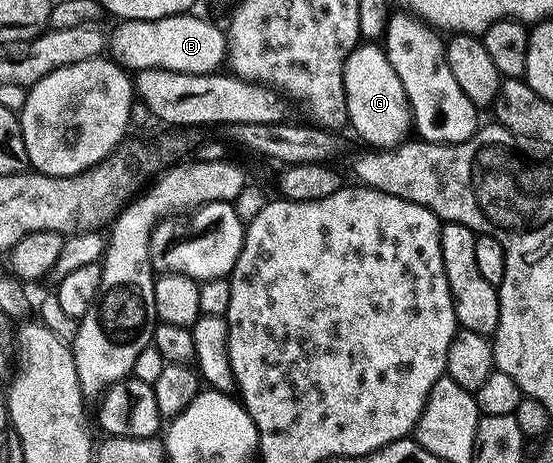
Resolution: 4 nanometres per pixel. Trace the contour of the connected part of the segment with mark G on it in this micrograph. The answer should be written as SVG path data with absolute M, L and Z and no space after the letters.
M357 44L348 51L344 62L344 91L347 125L353 126L357 136L368 142L364 144L372 148L391 148L409 137L413 129L412 109L408 106L402 80L398 80L398 72L394 72L387 53L379 45Z

